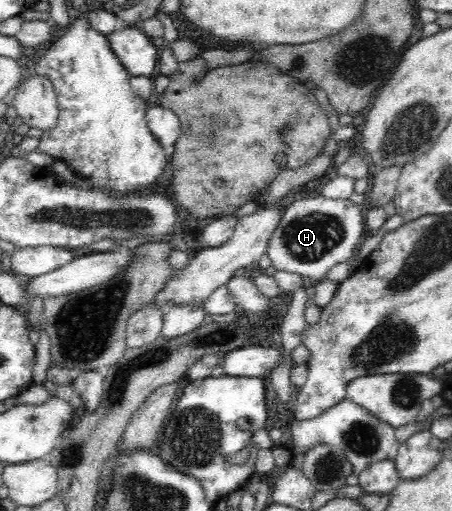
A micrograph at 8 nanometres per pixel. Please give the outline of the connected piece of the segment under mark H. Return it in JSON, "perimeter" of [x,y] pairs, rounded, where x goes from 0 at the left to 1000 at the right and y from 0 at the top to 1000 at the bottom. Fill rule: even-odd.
{"perimeter":[[[708,380],[653,393],[626,409],[588,495],[613,532],[657,536],[681,552],[706,554],[726,546],[726,534],[741,519],[781,515],[785,491],[799,483],[803,456],[808,434],[799,401],[779,397],[774,389],[732,389]]]}

